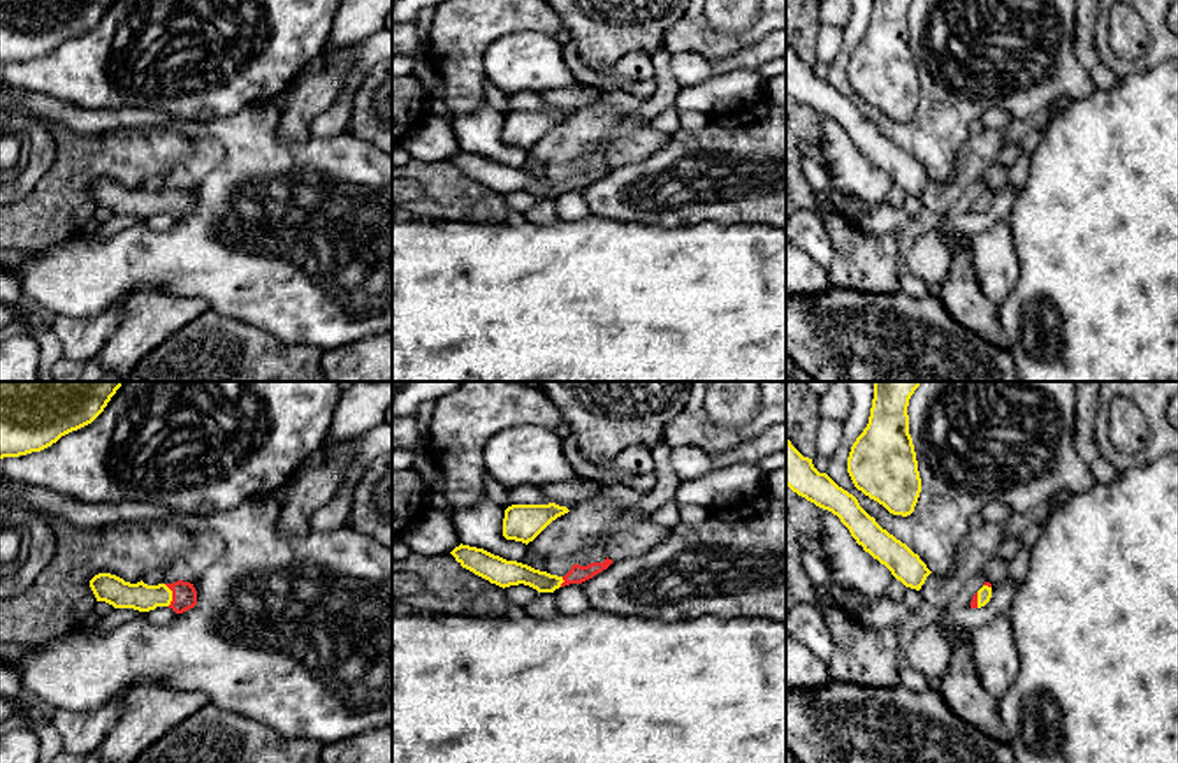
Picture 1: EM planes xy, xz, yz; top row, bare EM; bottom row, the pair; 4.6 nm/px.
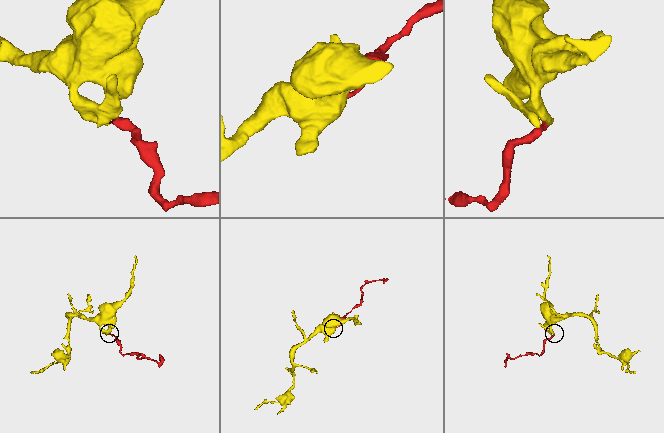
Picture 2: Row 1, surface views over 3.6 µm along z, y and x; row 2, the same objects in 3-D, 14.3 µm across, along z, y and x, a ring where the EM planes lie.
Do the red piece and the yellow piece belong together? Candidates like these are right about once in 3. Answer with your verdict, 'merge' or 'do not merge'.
merge

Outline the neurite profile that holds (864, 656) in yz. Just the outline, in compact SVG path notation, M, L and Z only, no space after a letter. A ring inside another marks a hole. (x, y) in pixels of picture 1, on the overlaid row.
M786 485L786 610L809 603L821 612L833 638L828 670L833 680L863 687L900 684L898 638L893 628L862 626L840 605L818 600L816 585L802 564L802 540L818 540L821 508Z

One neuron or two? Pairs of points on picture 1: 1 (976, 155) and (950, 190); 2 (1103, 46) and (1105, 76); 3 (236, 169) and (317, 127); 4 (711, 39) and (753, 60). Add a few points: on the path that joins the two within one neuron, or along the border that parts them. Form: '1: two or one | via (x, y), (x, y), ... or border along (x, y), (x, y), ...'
1: one | via (971, 164), (957, 181)
2: two | border along (1101, 64), (1117, 78)
3: two | border along (345, 130), (334, 136), (312, 136)
4: two | border along (767, 36), (711, 60)

